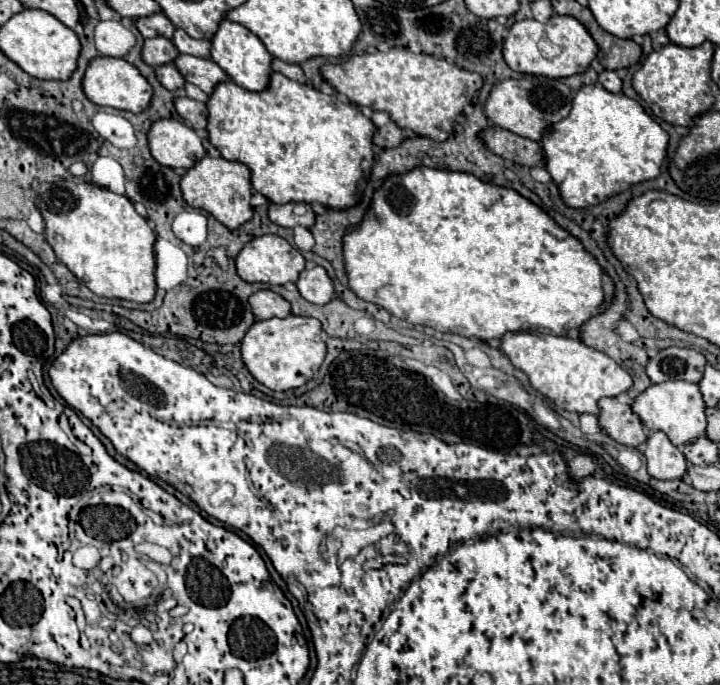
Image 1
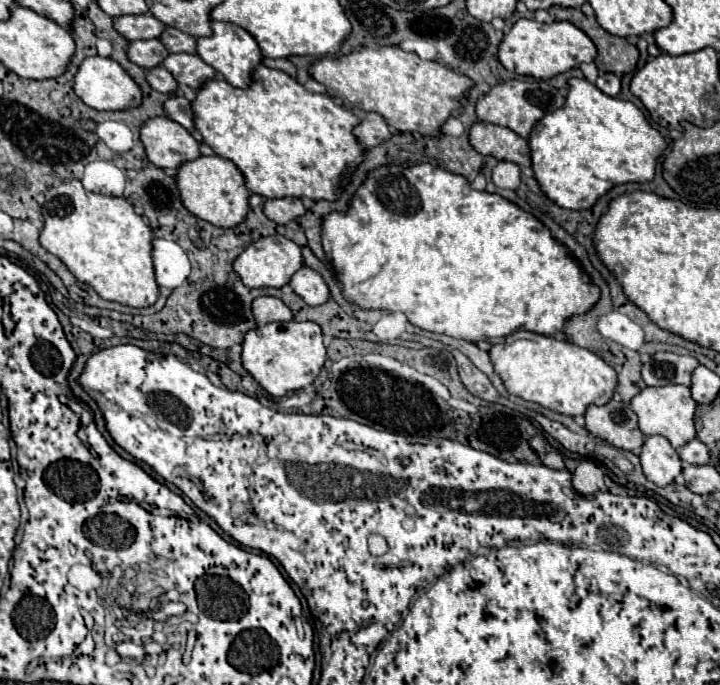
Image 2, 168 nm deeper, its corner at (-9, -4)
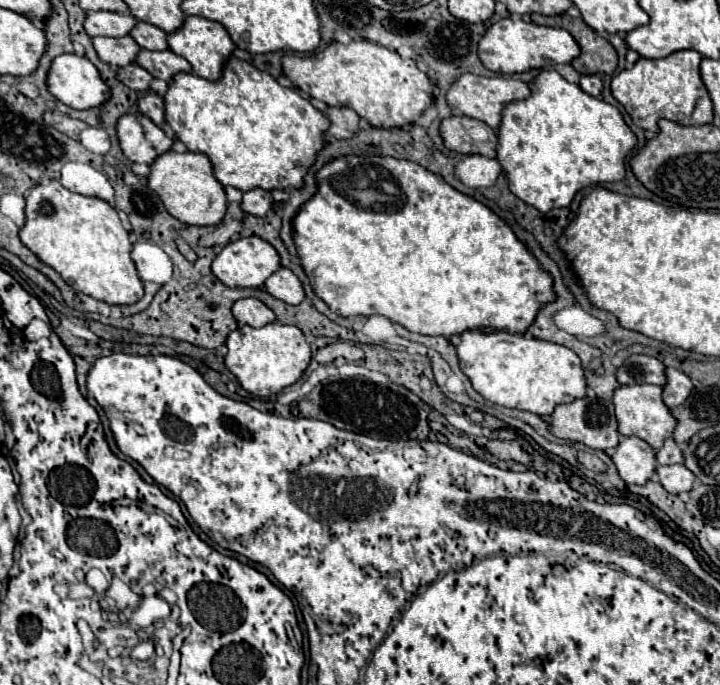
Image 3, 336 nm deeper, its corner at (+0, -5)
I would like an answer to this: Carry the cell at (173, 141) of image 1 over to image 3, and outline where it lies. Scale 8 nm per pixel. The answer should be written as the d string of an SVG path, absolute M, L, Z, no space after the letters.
M124 114L116 124L116 134L122 152L130 162L152 164L160 154L172 148L172 138L142 114Z

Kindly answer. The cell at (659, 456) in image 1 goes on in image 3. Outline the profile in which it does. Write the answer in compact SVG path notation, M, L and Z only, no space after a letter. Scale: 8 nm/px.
M620 436L616 452L610 456L620 478L628 484L646 484L654 474L654 450L636 436Z

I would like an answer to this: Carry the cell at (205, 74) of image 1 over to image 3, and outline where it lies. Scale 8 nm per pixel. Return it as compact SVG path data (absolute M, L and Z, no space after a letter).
M140 48L136 60L134 60L138 66L142 66L144 70L148 70L154 78L160 78L164 82L170 82L174 74L178 72L190 72L190 64L170 52L170 50L162 50L162 52L152 52L152 50L146 50L146 48Z

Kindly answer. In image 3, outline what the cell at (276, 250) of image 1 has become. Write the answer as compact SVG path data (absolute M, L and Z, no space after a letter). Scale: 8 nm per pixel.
M250 236L230 242L212 262L212 274L228 288L262 288L266 276L274 274L280 268L278 252L262 238Z

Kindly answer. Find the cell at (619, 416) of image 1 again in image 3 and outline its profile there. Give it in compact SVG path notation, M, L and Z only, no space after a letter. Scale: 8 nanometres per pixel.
M594 394L574 400L570 404L558 404L552 412L550 432L556 438L582 442L588 448L596 448L596 450L612 450L618 446L618 424L614 416L614 406L610 400L600 400Z

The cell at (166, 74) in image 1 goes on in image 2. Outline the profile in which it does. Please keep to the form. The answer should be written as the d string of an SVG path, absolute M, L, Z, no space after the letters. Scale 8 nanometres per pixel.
M165 67L149 69L147 71L147 81L159 93L175 93L177 91L177 81L175 81L175 77Z

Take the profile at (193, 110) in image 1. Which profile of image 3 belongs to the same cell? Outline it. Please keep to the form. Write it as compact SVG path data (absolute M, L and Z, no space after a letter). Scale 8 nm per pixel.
M146 92L142 98L138 98L138 110L148 116L154 124L164 124L164 104L162 98L154 92Z

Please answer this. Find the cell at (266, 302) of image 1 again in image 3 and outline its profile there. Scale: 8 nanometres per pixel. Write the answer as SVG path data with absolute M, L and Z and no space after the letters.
M256 298L236 300L234 306L232 306L232 314L234 314L238 324L248 324L248 326L254 326L254 328L266 326L266 324L276 320L274 312Z

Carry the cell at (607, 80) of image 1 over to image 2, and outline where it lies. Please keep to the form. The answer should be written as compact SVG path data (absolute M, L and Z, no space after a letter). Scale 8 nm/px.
M601 73L597 77L597 83L595 83L603 93L611 95L611 97L617 97L621 93L621 79L615 75L615 73Z

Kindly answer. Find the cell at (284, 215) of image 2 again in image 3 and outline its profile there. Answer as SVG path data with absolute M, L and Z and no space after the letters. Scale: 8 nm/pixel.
M262 188L248 190L242 194L240 208L252 216L266 216L266 212L272 208L272 196Z

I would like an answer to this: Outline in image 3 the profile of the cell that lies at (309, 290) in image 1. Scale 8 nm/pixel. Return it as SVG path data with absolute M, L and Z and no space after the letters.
M288 268L276 270L264 282L264 290L270 292L270 296L274 296L274 298L278 298L278 300L282 300L286 304L300 304L304 300L302 284Z

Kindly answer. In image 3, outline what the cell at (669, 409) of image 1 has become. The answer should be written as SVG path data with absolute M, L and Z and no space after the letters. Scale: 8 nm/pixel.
M654 384L618 386L614 390L612 404L616 408L618 432L624 436L638 436L644 442L648 442L654 450L662 448L662 440L666 440L666 436L672 436L674 432L674 416L670 416L670 410L666 408L666 404L662 404L660 386L654 386Z

